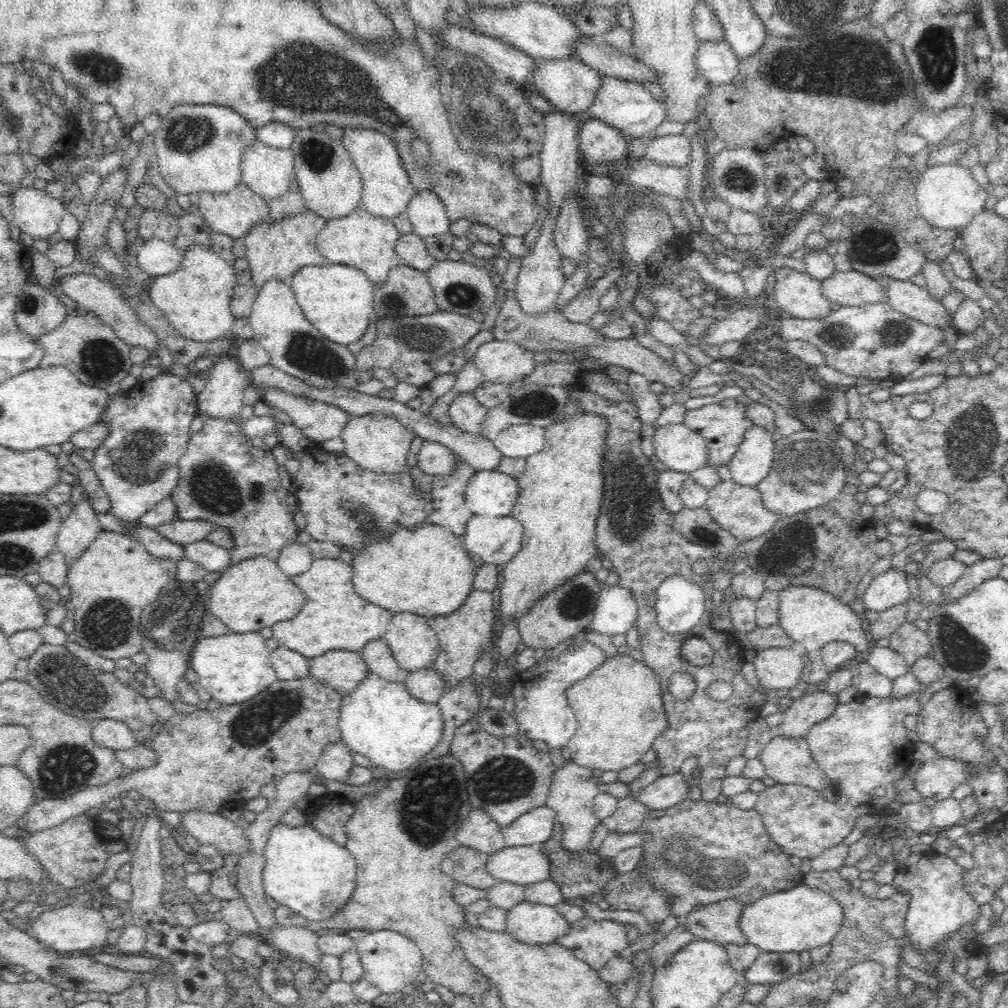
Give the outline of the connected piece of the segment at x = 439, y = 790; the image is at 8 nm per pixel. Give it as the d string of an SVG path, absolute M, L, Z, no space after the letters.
M426 756L418 761L400 778L387 779L388 784L376 794L366 794L355 802L352 818L346 824L346 848L356 860L356 890L351 899L335 915L321 921L308 921L305 926L317 934L325 931L347 932L364 930L374 932L376 929L388 929L399 932L415 941L423 956L423 970L427 980L442 984L455 994L469 996L478 1002L491 988L485 976L466 958L455 934L470 925L465 921L464 911L452 898L456 883L441 870L444 857L458 847L456 831L470 815L472 804L468 802L466 778L462 764L452 756Z

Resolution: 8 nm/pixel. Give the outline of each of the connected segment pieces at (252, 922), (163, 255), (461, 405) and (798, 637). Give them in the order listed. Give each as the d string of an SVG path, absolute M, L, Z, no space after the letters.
M241 893L236 898L221 900L220 903L219 919L223 920L230 928L234 928L238 935L246 934L260 937L259 924Z
M162 239L144 241L136 254L137 266L150 275L150 279L180 270L182 260L183 254L175 244Z
M463 393L454 400L448 414L451 416L451 424L456 428L470 434L480 435L482 423L488 411L478 403L472 393Z
M788 586L778 593L778 624L802 653L818 653L821 648L834 641L848 642L858 652L869 650L872 645L866 640L862 629L862 616L854 613L850 604L815 586Z

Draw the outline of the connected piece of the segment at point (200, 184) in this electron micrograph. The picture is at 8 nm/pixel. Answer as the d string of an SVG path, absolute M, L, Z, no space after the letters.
M183 104L173 108L168 116L160 118L159 127L152 133L155 144L156 163L159 166L162 182L180 194L194 192L227 193L241 180L243 150L251 147L257 139L252 128L236 111L217 104Z

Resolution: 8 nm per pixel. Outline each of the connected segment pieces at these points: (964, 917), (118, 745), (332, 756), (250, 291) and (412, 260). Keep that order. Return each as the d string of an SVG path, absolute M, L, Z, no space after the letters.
M939 853L932 859L923 855L912 868L901 870L894 878L891 885L896 887L898 893L910 895L904 930L916 952L930 950L952 932L958 932L964 925L975 922L980 916L979 904L972 898L972 894L963 887L960 888L964 882L964 872L965 868L950 859L947 854Z
M94 719L92 725L92 741L99 746L118 750L132 750L138 746L134 734L127 724L112 719Z
M342 741L328 744L322 758L316 762L316 769L325 779L348 784L348 774L354 768L353 753Z
M245 257L236 259L232 264L237 284L231 301L231 313L235 320L249 318L259 290L252 283L250 266Z
M415 232L399 235L396 241L396 253L401 265L410 266L415 270L427 273L438 262L429 255L426 243Z

